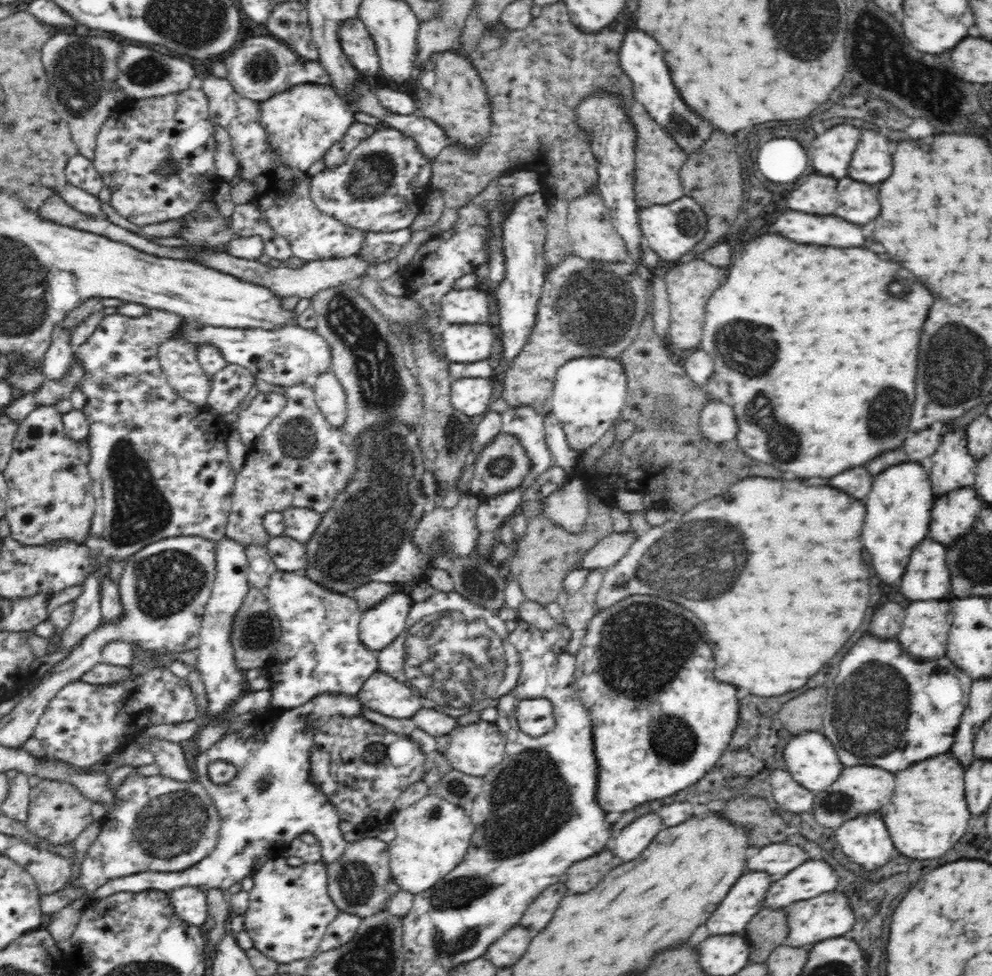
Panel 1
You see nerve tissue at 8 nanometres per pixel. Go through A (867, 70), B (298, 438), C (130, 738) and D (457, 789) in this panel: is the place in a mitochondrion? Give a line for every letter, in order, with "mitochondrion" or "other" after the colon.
A: other
B: mitochondrion
C: other
D: mitochondrion

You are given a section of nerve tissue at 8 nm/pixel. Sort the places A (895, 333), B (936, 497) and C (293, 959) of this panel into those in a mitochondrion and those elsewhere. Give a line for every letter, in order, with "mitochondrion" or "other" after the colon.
A: other
B: other
C: other

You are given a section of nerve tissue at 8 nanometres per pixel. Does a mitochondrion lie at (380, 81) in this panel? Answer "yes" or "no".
no

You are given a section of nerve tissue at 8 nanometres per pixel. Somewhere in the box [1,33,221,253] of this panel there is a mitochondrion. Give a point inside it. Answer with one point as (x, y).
(76, 69)

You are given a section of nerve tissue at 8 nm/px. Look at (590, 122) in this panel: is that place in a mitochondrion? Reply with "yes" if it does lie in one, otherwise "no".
yes

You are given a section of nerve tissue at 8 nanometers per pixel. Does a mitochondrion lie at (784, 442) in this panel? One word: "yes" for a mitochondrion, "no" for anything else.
yes

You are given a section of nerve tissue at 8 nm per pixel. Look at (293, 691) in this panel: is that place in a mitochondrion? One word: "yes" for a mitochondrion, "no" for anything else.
no

